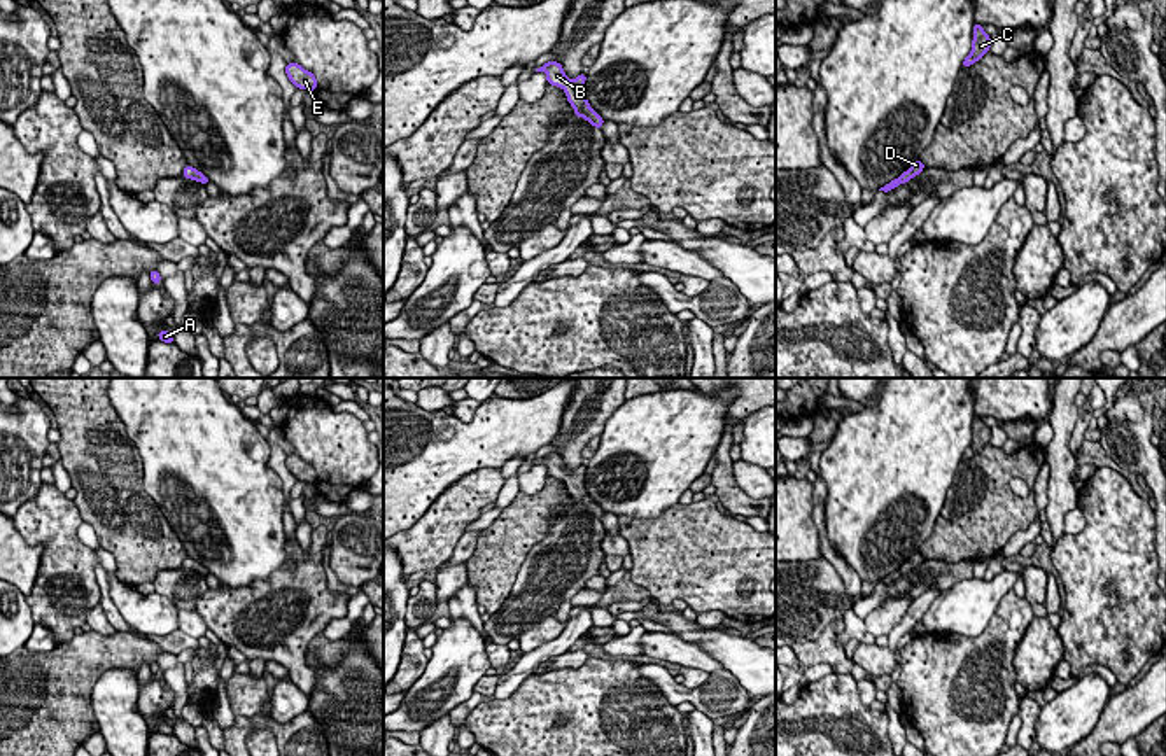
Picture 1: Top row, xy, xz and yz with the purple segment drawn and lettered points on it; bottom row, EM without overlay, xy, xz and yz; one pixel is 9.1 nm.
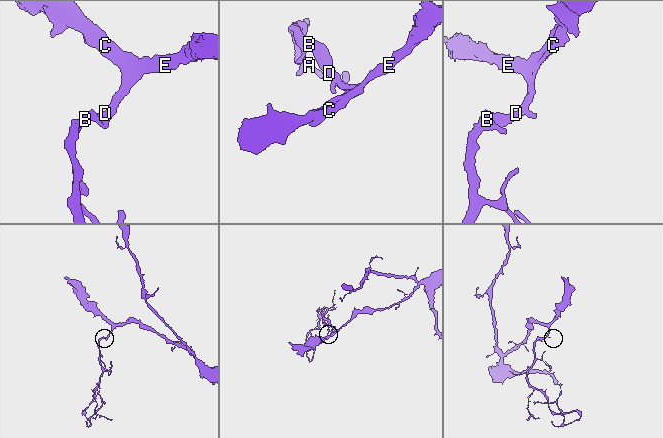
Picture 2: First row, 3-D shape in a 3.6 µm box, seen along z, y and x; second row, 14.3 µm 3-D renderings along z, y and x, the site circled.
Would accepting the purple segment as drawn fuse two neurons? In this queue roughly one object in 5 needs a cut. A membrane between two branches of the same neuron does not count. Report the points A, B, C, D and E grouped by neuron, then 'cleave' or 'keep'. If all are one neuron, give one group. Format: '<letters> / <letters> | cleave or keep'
A B C D E | keep

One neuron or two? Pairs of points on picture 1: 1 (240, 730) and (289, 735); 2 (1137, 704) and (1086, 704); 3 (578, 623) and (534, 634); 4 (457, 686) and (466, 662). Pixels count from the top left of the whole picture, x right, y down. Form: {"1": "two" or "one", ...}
{"1": "one", "2": "two", "3": "two", "4": "one"}

